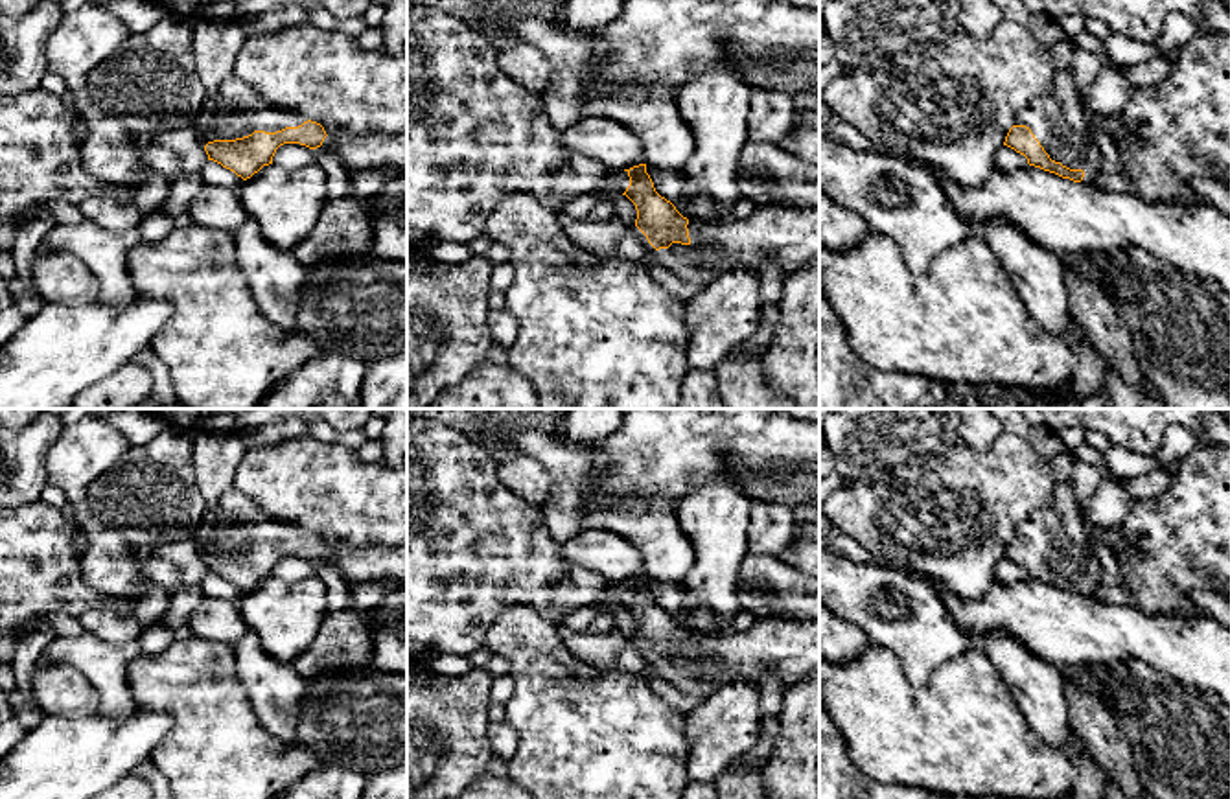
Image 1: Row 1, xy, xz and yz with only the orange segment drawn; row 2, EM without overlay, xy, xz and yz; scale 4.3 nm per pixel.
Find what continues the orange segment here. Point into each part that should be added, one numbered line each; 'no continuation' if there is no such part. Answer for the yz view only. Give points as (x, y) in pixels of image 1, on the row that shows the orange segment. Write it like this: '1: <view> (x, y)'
1: yz (1059, 122)

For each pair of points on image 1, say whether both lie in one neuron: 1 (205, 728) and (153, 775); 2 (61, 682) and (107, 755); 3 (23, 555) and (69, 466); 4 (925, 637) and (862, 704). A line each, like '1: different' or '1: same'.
1: different
2: different
3: different
4: different

